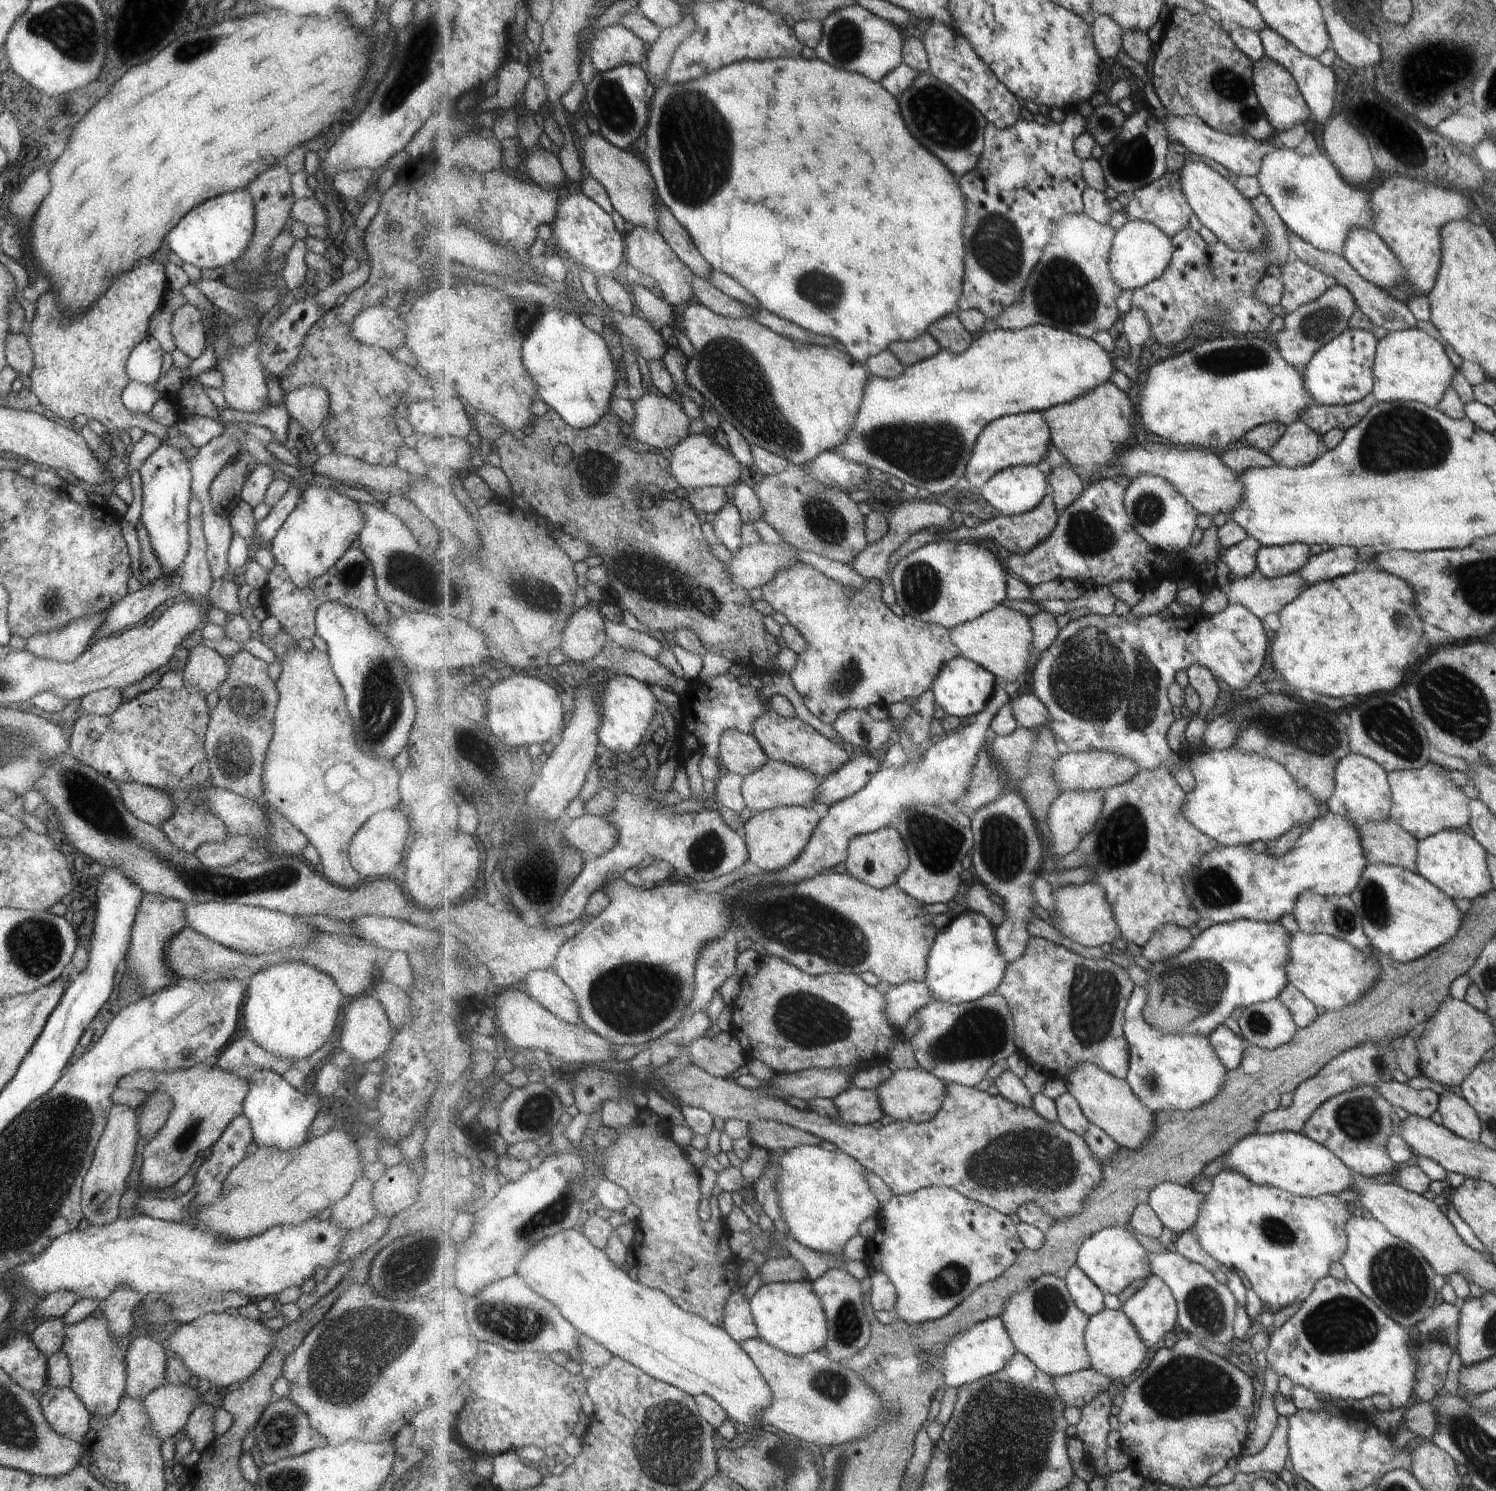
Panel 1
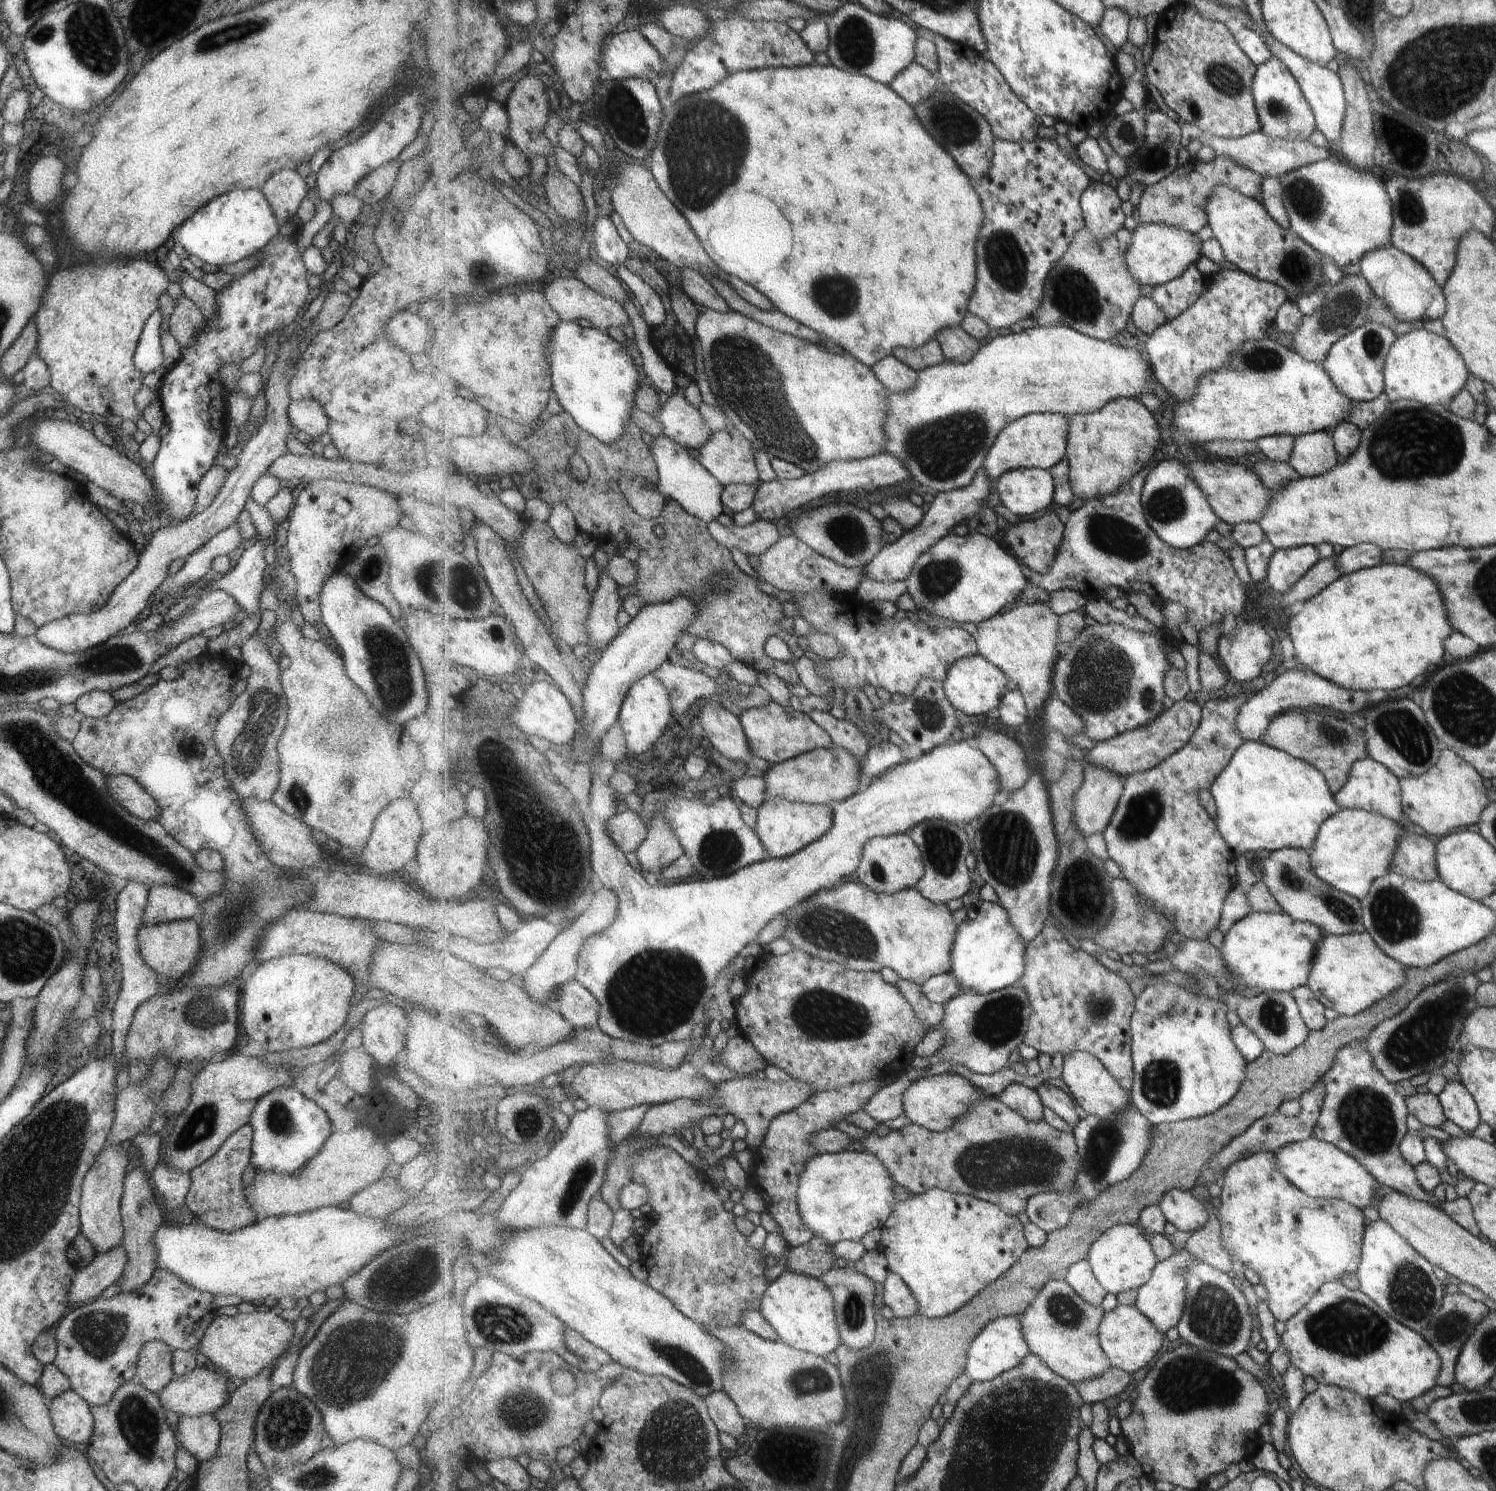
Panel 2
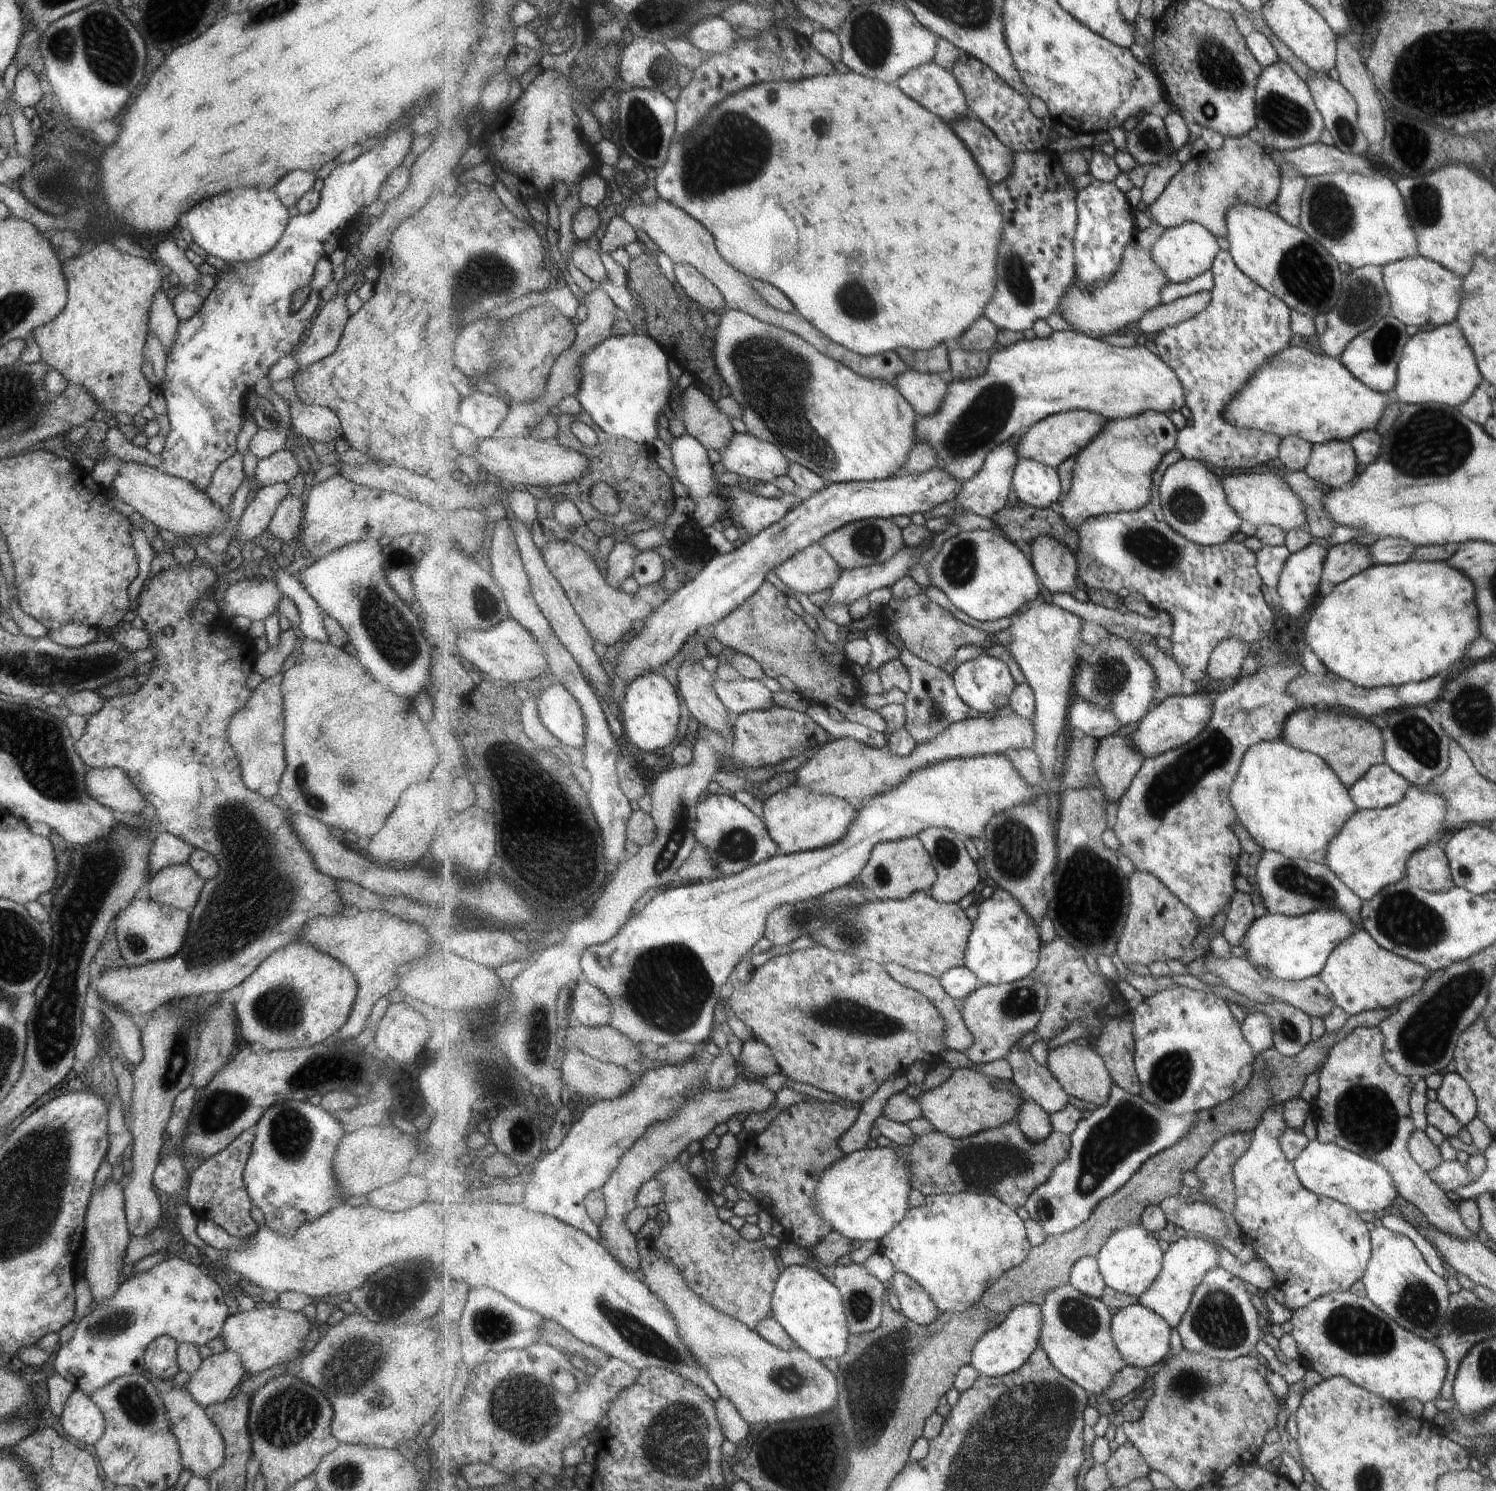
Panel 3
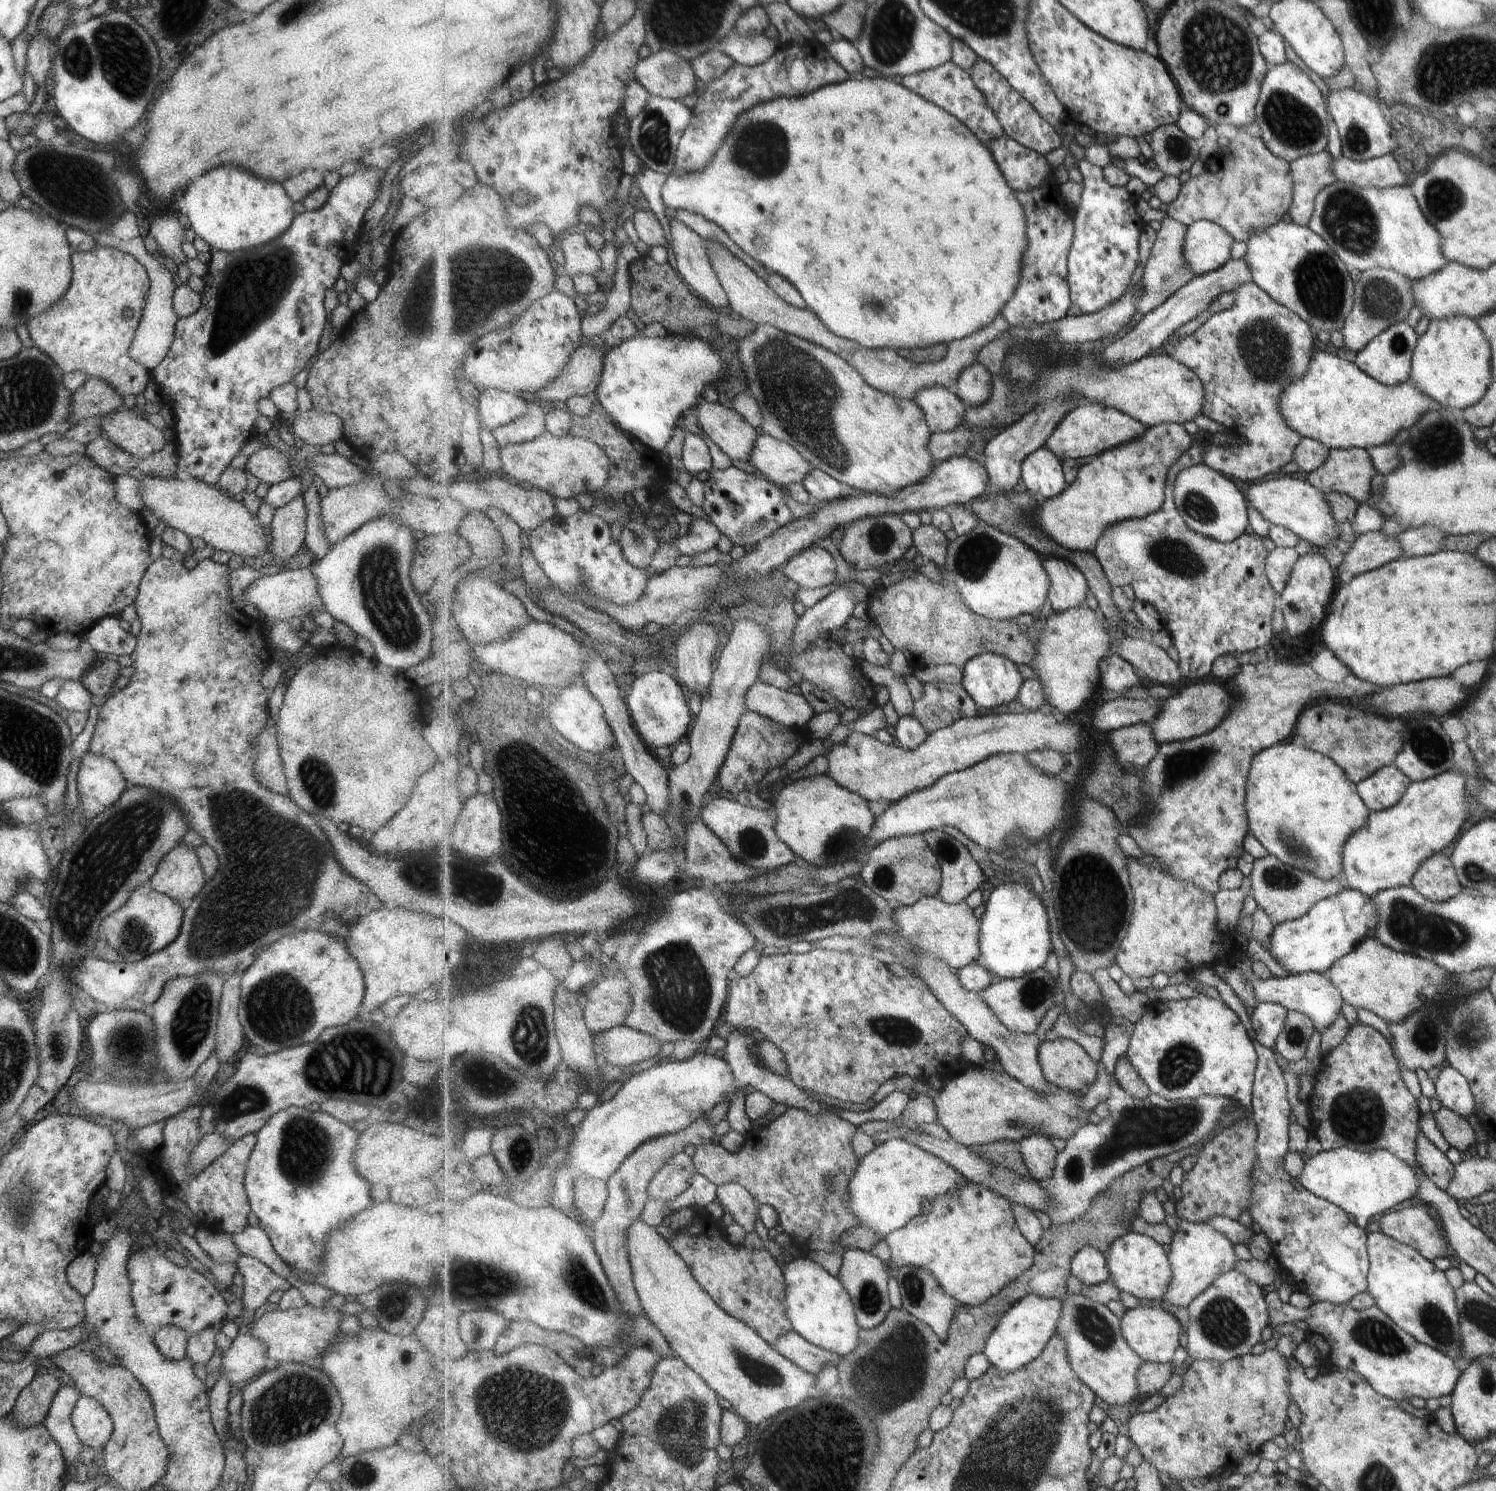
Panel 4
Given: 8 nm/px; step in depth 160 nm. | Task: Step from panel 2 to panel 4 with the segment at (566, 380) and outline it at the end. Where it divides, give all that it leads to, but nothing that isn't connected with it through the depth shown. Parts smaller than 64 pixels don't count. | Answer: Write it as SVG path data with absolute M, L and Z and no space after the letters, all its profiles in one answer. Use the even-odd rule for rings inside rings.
M667 331L667 335L659 337L633 337L622 341L605 358L602 381L595 392L598 399L623 430L640 440L644 445L658 453L664 452L675 426L687 411L697 409L705 402L703 394L707 386L715 388L715 384L725 376L727 362L705 340L697 335L682 335Z

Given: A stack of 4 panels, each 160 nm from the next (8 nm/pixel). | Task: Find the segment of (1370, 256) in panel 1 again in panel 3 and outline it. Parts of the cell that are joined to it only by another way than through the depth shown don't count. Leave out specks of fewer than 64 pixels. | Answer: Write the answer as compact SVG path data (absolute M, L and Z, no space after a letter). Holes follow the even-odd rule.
M1417 255L1383 265L1381 272L1391 314L1405 326L1433 324L1440 327L1456 320L1462 300L1462 278L1443 265Z

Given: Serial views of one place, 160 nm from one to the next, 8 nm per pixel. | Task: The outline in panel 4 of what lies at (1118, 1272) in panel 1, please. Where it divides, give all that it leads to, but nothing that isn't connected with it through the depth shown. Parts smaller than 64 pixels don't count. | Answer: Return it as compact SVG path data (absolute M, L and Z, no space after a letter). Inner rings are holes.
M1130 1231L1114 1240L1107 1256L1113 1284L1123 1292L1136 1298L1147 1298L1157 1302L1164 1300L1174 1282L1174 1270L1169 1257L1168 1248L1150 1236Z

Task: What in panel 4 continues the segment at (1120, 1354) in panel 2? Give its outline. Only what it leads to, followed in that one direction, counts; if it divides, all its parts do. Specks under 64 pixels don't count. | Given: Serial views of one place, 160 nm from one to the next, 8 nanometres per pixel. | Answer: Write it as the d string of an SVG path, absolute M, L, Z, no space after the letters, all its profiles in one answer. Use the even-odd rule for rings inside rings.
M1135 1307L1134 1309L1127 1309L1122 1320L1122 1331L1127 1342L1135 1352L1139 1353L1146 1362L1150 1363L1173 1363L1175 1352L1180 1347L1179 1340L1181 1340L1181 1323L1179 1320L1161 1307Z

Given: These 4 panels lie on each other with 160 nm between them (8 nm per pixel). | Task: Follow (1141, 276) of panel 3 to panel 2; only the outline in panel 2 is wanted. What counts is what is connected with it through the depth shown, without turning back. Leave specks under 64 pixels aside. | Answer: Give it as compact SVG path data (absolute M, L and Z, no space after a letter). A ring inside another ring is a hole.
M1089 227L1075 235L1067 254L1054 265L1054 270L1046 284L1046 300L1040 310L1033 316L1041 326L1068 326L1083 334L1104 341L1115 341L1115 336L1129 326L1133 320L1134 308L1141 296L1142 282L1134 277L1126 261L1126 252L1133 240L1133 231L1119 229L1109 239L1095 238Z

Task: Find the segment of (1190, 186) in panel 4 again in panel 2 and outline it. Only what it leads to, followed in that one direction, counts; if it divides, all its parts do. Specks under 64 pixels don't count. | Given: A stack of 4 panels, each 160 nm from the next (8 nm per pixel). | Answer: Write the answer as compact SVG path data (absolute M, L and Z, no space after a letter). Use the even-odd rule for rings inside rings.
M1225 155L1216 156L1209 162L1193 157L1187 164L1179 165L1173 174L1161 182L1146 186L1139 204L1135 207L1135 216L1143 223L1178 226L1197 235L1205 225L1210 224L1206 208L1209 197L1217 187L1228 186L1253 199L1260 192L1262 180L1262 176L1255 171L1237 164L1231 157Z

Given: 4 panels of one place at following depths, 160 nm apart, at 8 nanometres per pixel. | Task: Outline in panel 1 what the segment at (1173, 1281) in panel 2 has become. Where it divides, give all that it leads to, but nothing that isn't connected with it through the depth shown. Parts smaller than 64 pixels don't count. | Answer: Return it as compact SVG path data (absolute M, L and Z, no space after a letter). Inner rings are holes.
M1152 1274L1145 1286L1121 1308L1151 1348L1170 1336L1178 1323L1178 1300L1159 1275Z

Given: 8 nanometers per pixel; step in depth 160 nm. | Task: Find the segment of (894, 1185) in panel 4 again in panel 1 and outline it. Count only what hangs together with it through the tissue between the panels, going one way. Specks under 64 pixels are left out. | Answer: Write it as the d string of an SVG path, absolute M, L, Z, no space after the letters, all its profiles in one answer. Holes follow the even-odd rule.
M800 1146L786 1150L780 1157L772 1154L772 1160L780 1162L780 1176L776 1189L780 1192L780 1205L783 1209L783 1216L790 1226L792 1236L801 1244L812 1248L812 1252L817 1252L821 1257L829 1256L841 1257L846 1266L843 1268L849 1271L859 1280L870 1276L866 1262L849 1261L842 1254L846 1244L854 1236L859 1234L859 1226L865 1220L871 1220L879 1216L882 1210L882 1202L875 1196L868 1181L868 1169L861 1162L843 1149L836 1151L825 1150L819 1146Z

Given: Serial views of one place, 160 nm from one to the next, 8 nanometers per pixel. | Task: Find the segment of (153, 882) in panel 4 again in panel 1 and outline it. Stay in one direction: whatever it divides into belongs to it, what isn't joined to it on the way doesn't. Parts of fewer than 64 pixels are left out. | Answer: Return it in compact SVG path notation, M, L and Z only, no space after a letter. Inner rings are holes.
M144 893L143 898L139 901L130 928L130 945L125 954L125 968L122 972L123 976L127 976L127 974L135 976L135 986L140 986L140 991L129 998L131 1002L151 994L167 984L175 984L177 980L181 980L181 976L175 976L171 972L171 968L167 966L163 950L165 950L165 944L185 927L185 918L181 912L184 906L185 904L181 901L163 898L163 896L153 893Z

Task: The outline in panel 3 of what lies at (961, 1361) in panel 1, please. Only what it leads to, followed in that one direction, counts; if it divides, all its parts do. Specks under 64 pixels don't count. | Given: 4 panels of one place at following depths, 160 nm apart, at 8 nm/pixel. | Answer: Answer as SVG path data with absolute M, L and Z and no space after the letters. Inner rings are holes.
M1029 1303L1014 1308L997 1328L983 1335L975 1345L971 1364L981 1375L990 1377L1000 1377L1017 1372L1027 1364L1030 1356L1039 1348L1043 1323L1040 1305Z

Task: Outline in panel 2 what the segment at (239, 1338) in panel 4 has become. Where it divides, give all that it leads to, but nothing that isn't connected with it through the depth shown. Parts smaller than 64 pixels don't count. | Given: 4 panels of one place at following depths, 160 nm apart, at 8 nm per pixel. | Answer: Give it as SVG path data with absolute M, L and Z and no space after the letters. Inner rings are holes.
M204 1364L195 1367L191 1372L174 1377L159 1391L158 1397L165 1412L166 1410L172 1410L177 1416L185 1415L188 1417L211 1415L219 1407L227 1403L229 1395L227 1385L225 1384L227 1374L224 1374L217 1367L210 1370L206 1366Z

